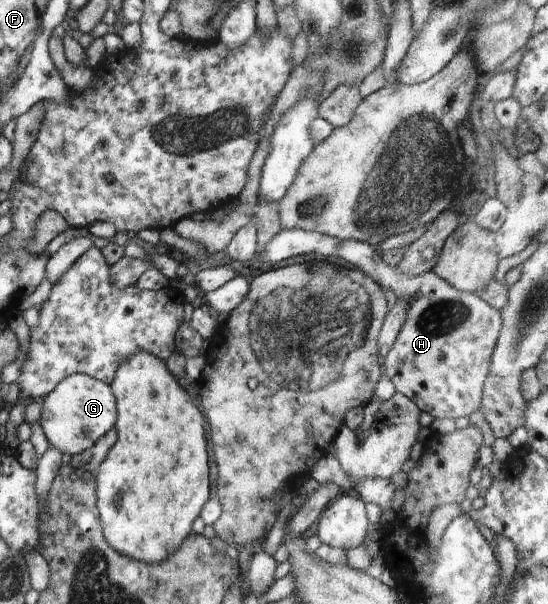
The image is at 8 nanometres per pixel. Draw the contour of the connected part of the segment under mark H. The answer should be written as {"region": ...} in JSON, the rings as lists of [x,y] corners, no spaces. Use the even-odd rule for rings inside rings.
{"region":[[[354,239],[340,240],[338,257],[359,268],[368,277],[372,277],[383,291],[386,289],[394,291],[396,298],[403,299],[409,305],[406,322],[402,325],[392,350],[384,359],[386,376],[390,378],[395,391],[410,399],[420,412],[426,412],[434,419],[455,420],[459,417],[469,417],[480,409],[484,383],[501,329],[502,317],[499,311],[477,294],[458,291],[450,283],[437,277],[433,270],[416,277],[398,273],[396,268],[384,262],[381,254],[367,242]]]}

